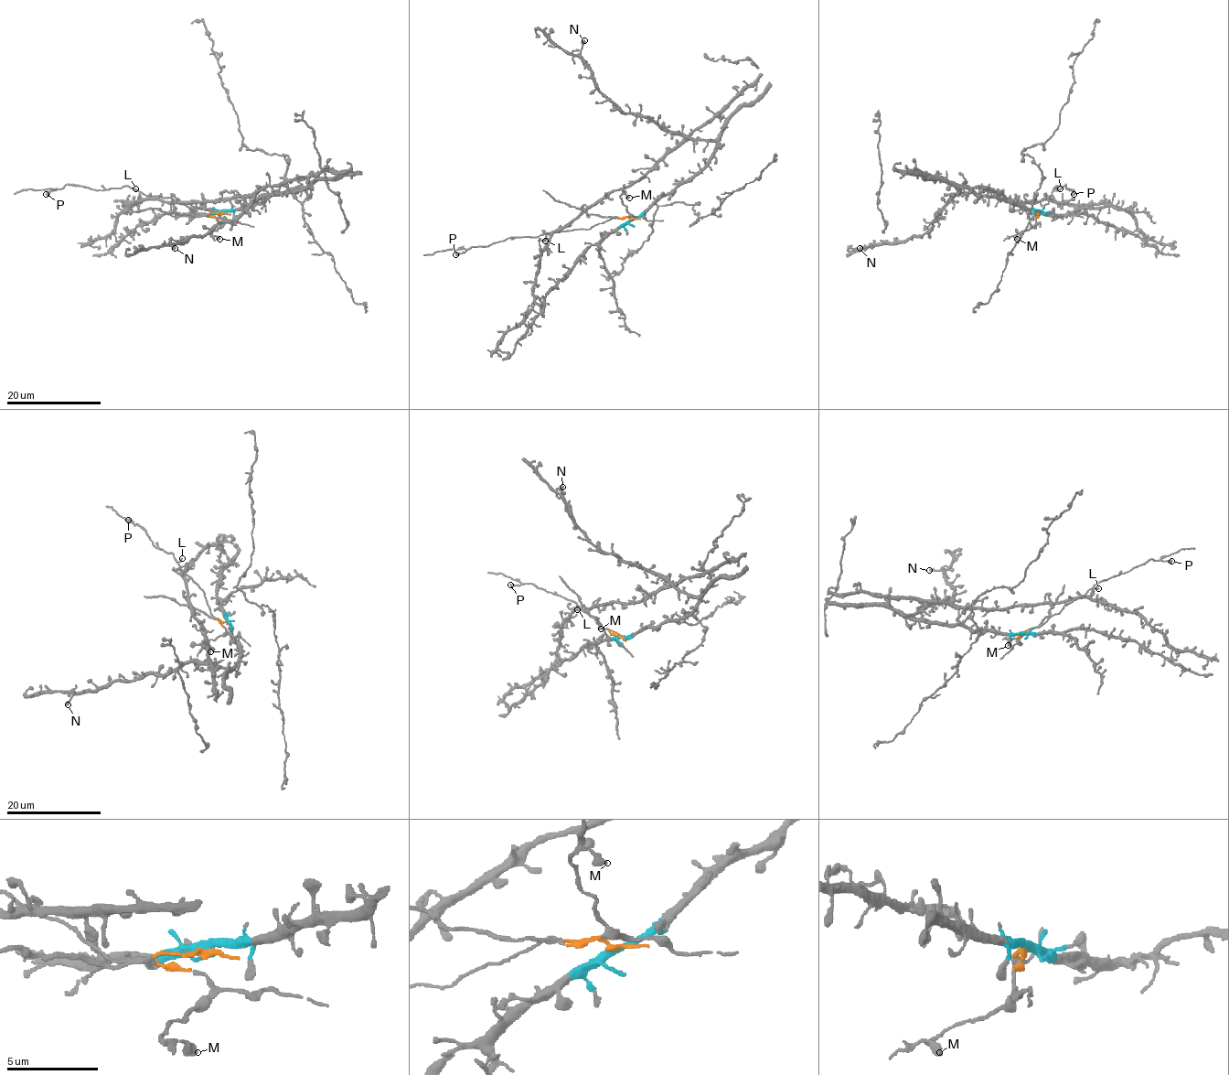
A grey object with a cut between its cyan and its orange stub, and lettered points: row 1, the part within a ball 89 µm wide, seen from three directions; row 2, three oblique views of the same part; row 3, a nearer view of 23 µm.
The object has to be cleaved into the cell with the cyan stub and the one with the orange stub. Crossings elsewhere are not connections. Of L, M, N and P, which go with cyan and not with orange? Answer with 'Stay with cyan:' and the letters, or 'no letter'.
Stay with cyan: N

